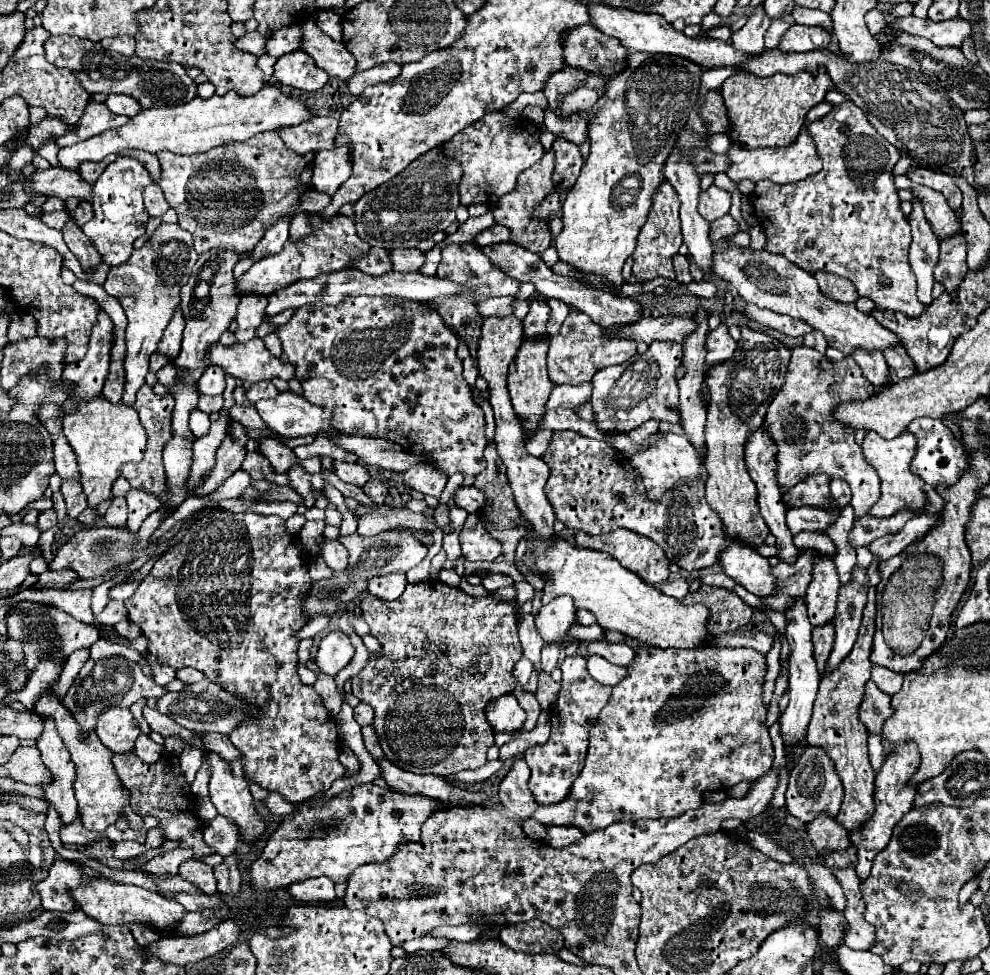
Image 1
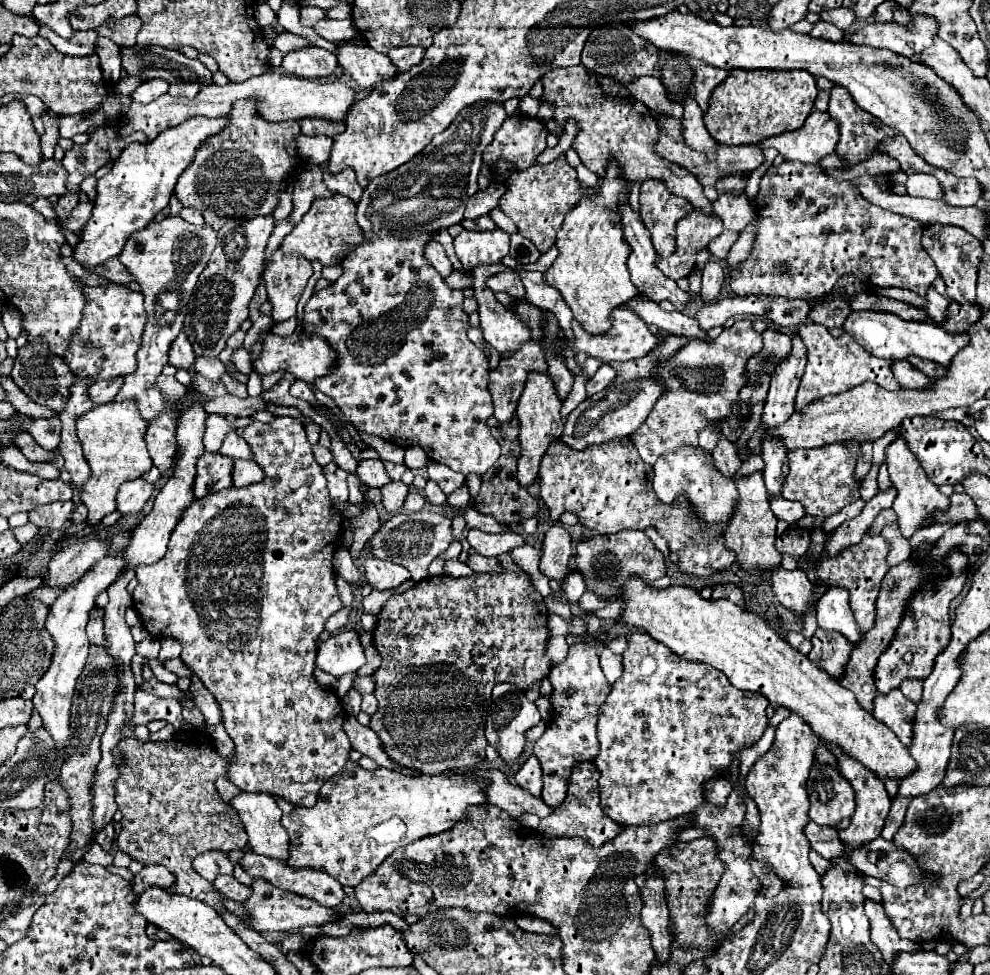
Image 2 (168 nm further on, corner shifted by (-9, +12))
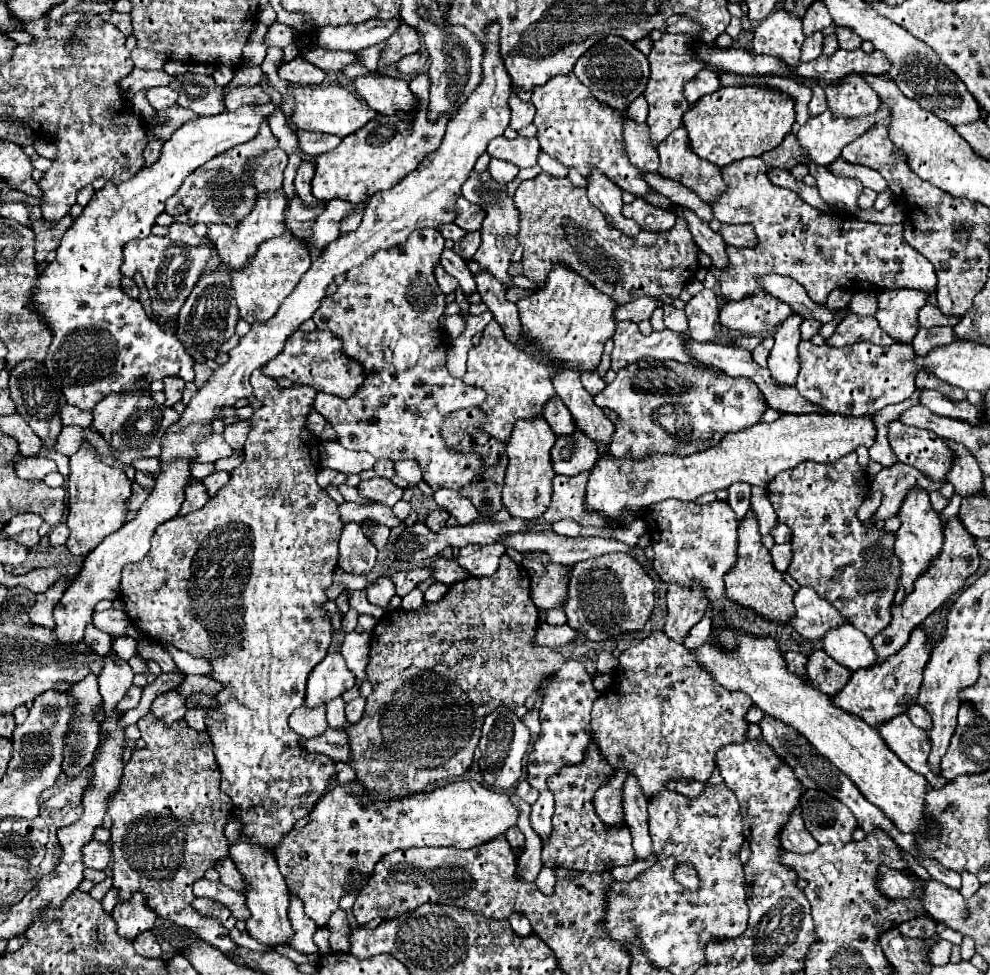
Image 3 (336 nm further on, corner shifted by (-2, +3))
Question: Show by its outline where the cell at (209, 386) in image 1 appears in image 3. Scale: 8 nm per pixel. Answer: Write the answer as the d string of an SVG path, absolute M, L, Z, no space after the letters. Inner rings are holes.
M269 102L265 106L243 106L243 108L237 108L235 112L221 112L217 116L185 122L163 144L163 150L157 162L141 168L137 176L131 176L127 182L113 184L109 180L101 190L93 194L89 204L83 208L81 216L75 218L73 226L65 232L57 248L57 258L41 272L37 280L37 286L33 290L33 308L43 316L43 320L49 324L53 332L53 342L49 346L45 366L49 370L49 376L53 376L53 380L61 386L69 404L91 410L95 408L99 400L103 400L111 392L133 390L135 382L143 374L149 382L161 380L171 374L181 376L185 382L191 382L195 378L195 372L193 372L195 358L187 354L187 350L175 338L175 334L167 334L165 330L161 330L145 314L143 306L121 290L119 268L123 264L123 246L133 238L147 238L151 234L151 228L157 216L165 210L165 200L179 190L183 180L193 170L209 162L213 156L251 140L259 130L259 122L267 118L273 110L275 106Z

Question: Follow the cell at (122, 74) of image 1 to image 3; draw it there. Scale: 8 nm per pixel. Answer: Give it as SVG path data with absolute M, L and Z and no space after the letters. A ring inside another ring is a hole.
M185 72L175 76L175 88L179 92L177 106L193 110L199 116L215 116L225 110L223 88L211 76Z

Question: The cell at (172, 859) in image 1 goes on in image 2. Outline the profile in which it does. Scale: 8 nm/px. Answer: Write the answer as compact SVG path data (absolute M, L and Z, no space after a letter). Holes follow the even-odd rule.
M146 867L142 869L134 879L132 879L132 891L136 895L142 895L150 887L160 887L160 889L170 889L174 883L172 875L164 871L164 867Z

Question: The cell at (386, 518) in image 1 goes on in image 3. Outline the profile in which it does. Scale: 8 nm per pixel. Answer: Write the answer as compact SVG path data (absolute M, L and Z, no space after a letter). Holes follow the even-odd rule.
M517 532L513 536L505 536L505 540L499 540L501 544L515 548L517 552L547 552L555 564L573 566L575 562L603 556L609 552L629 552L633 558L637 558L631 552L631 546L615 540L615 538L567 538L559 536L555 532Z

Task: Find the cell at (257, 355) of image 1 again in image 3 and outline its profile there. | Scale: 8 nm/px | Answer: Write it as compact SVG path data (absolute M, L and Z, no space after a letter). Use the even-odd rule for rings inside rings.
M297 330L289 336L285 348L281 354L277 354L277 358L269 360L261 372L269 378L287 378L293 384L301 384L301 386L311 386L319 392L327 392L327 394L335 394L341 398L349 398L355 388L363 382L363 368L361 364L357 364L355 360L347 358L341 352L341 342L331 334L331 332L303 332Z

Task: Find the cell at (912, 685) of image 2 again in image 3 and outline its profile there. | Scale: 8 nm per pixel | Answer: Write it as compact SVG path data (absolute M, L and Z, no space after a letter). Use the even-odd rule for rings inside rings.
M913 704L913 706L907 710L907 716L911 718L911 722L913 722L913 724L917 724L917 726L919 726L919 728L923 728L923 730L931 726L931 718L927 716L927 712L925 712L919 704Z

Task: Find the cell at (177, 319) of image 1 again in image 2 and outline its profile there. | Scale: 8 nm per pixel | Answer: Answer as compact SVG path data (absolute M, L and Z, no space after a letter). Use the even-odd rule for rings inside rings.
M184 333L178 335L178 339L172 343L170 347L170 365L176 369L190 369L192 367L192 359L194 359L194 351L192 345L188 343L188 337Z

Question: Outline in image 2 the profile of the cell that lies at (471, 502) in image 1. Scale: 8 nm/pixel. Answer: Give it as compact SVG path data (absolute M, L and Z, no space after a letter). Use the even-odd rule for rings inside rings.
M460 487L460 489L452 491L452 493L446 497L446 503L448 503L450 507L458 507L458 509L466 507L466 505L468 505L468 501L470 501L468 487Z

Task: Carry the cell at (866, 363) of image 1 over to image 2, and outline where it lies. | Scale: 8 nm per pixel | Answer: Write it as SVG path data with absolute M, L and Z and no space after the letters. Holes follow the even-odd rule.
M894 361L892 365L892 373L896 375L896 379L900 381L900 385L904 389L914 389L914 391L924 391L932 385L932 379L928 375L924 375L922 371L914 369L908 361Z

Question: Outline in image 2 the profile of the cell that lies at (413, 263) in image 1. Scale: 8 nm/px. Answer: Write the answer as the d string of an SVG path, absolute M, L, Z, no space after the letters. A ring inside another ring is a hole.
M438 241L428 243L426 255L428 255L428 261L432 263L432 267L434 267L442 277L448 277L448 275L454 271L452 263L448 261L448 257L446 257L446 253L444 253L444 247L442 247Z

